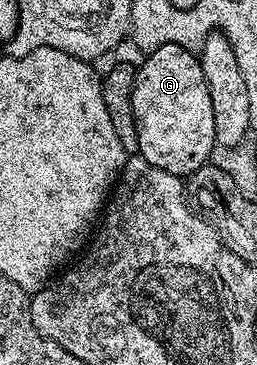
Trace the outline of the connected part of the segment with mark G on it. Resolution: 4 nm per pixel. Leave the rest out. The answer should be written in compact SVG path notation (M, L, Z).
M164 44L149 51L140 65L132 88L138 154L148 164L164 168L164 172L188 176L196 168L207 165L211 161L210 153L216 150L212 96L208 96L199 55L180 44Z

